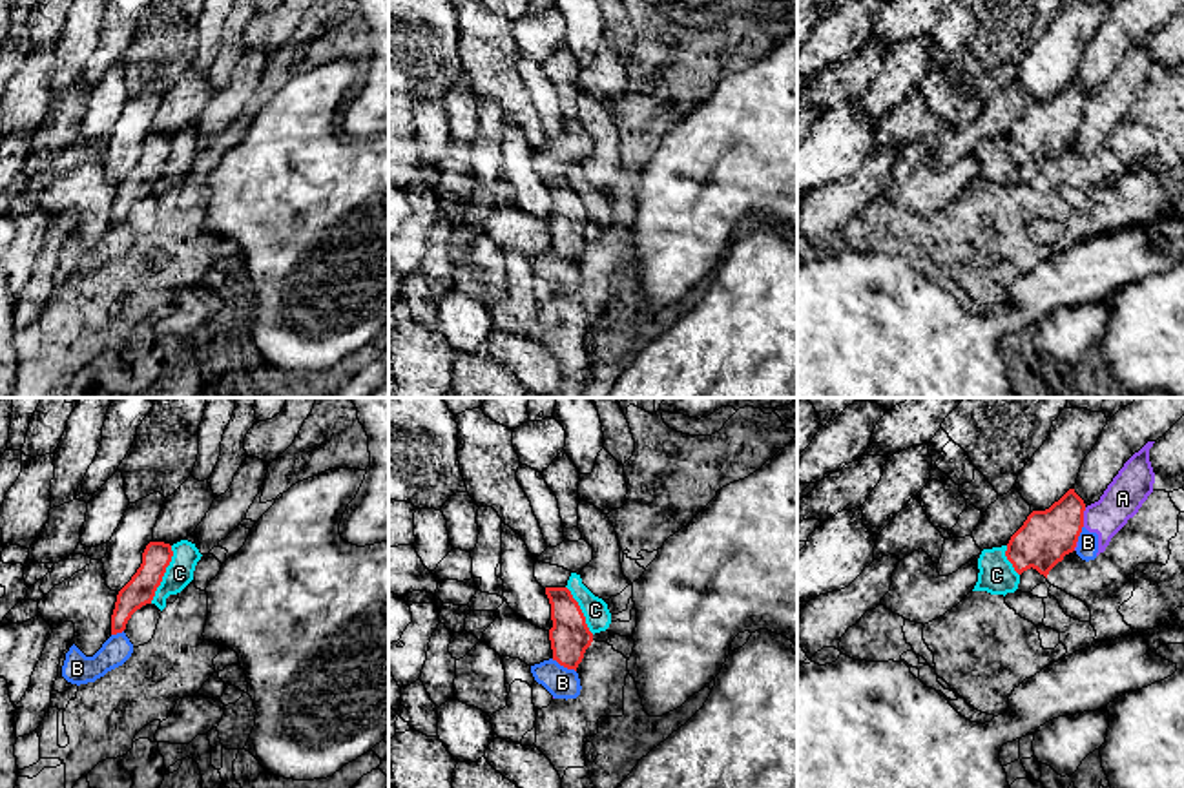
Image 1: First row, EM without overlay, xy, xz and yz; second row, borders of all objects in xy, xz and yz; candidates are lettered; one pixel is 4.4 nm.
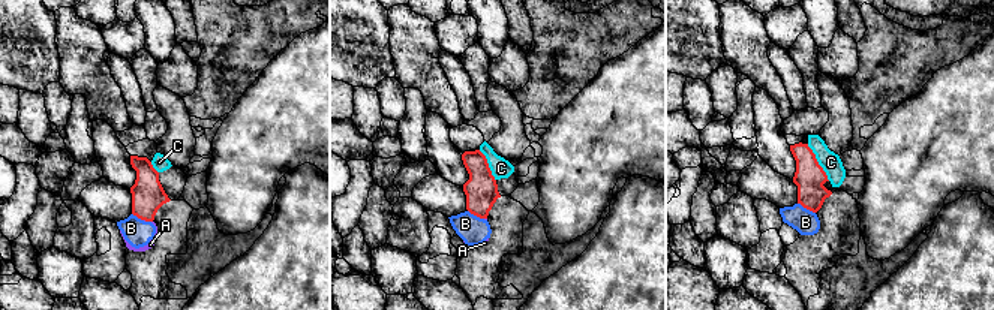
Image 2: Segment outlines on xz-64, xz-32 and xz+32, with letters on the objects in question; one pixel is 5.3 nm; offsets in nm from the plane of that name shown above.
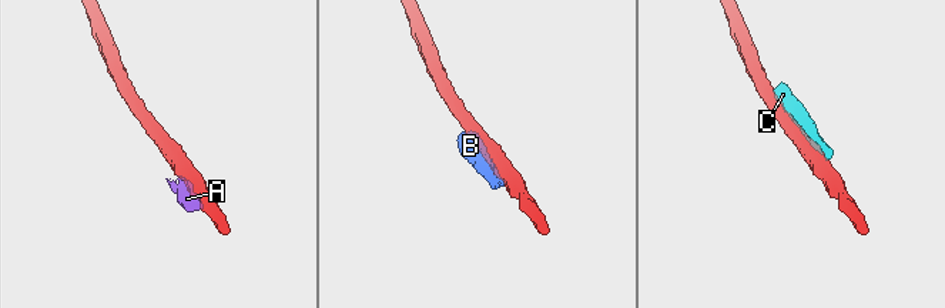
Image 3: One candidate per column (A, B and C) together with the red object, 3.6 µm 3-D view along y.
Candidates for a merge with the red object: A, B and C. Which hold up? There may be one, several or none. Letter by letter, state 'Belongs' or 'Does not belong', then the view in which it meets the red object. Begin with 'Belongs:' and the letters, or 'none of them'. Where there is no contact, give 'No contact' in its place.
Belongs: none of them
A: Does not belong. Touches red in yz
B: Does not belong. Touches red in xz
C: Does not belong. Touches red in xy

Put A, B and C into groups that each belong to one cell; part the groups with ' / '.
A B / C

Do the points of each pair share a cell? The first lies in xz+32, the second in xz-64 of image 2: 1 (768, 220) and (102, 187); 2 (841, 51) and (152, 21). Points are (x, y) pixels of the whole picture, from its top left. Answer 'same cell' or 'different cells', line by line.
1: different cells
2: different cells

